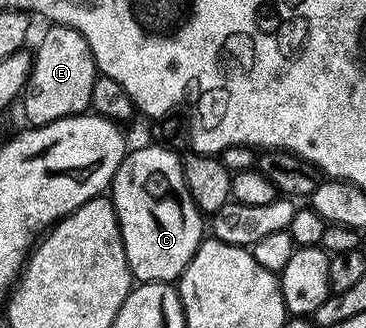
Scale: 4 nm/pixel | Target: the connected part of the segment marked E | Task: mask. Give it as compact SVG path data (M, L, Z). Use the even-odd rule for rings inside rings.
M52 25L50 29L39 42L39 51L34 51L31 80L21 102L27 124L33 128L86 115L91 110L97 77L95 56L89 56L85 36L71 27Z

